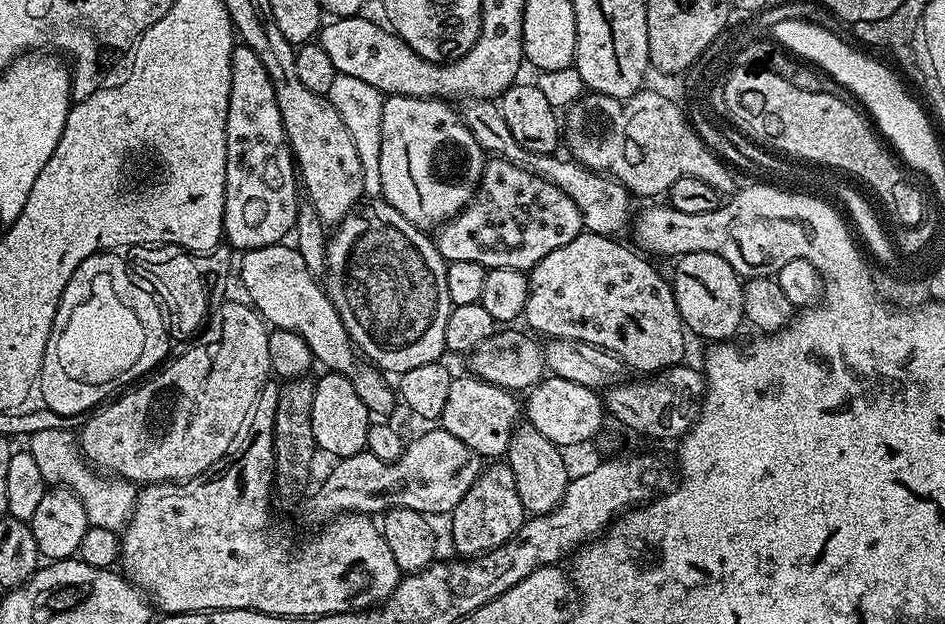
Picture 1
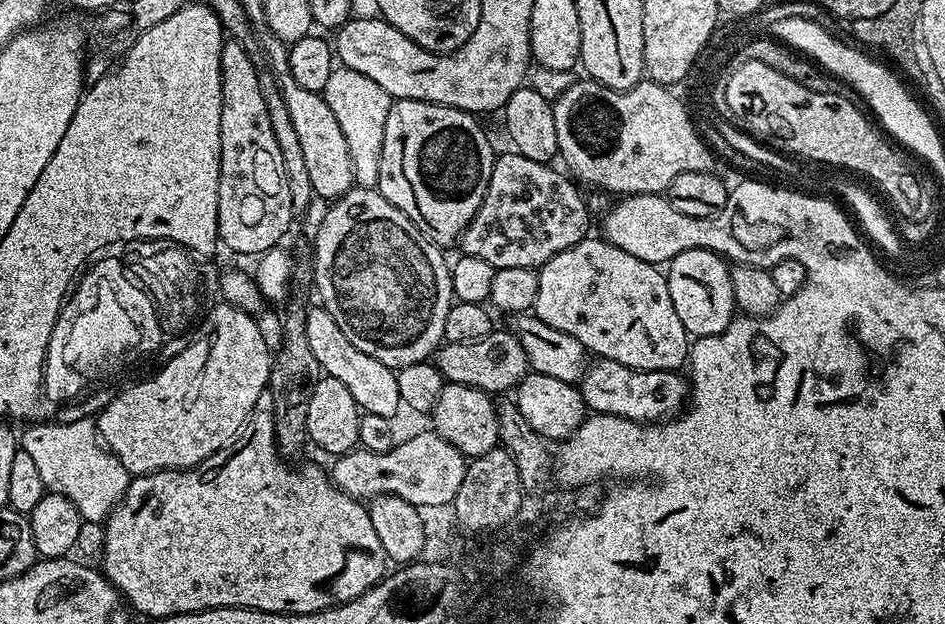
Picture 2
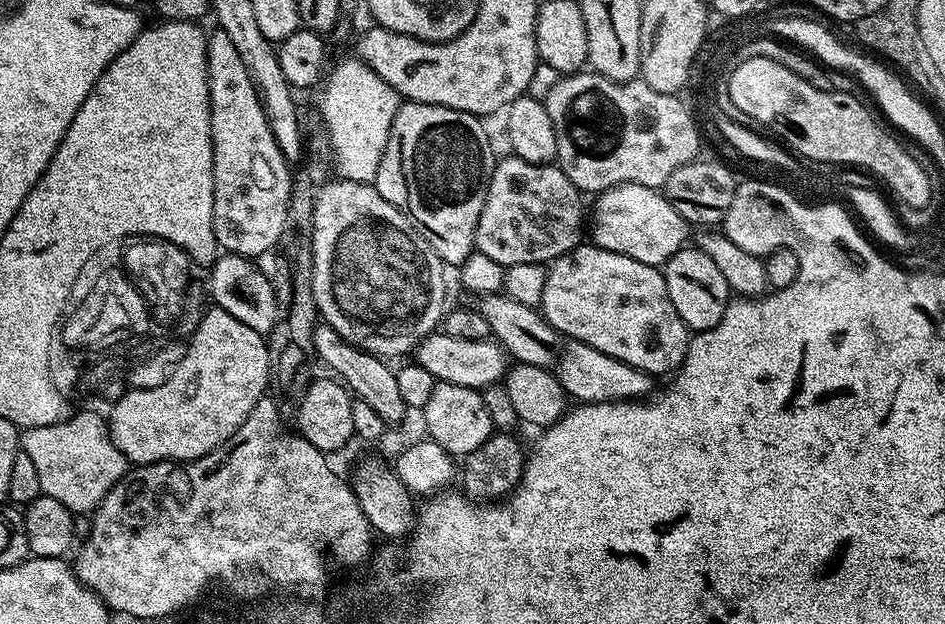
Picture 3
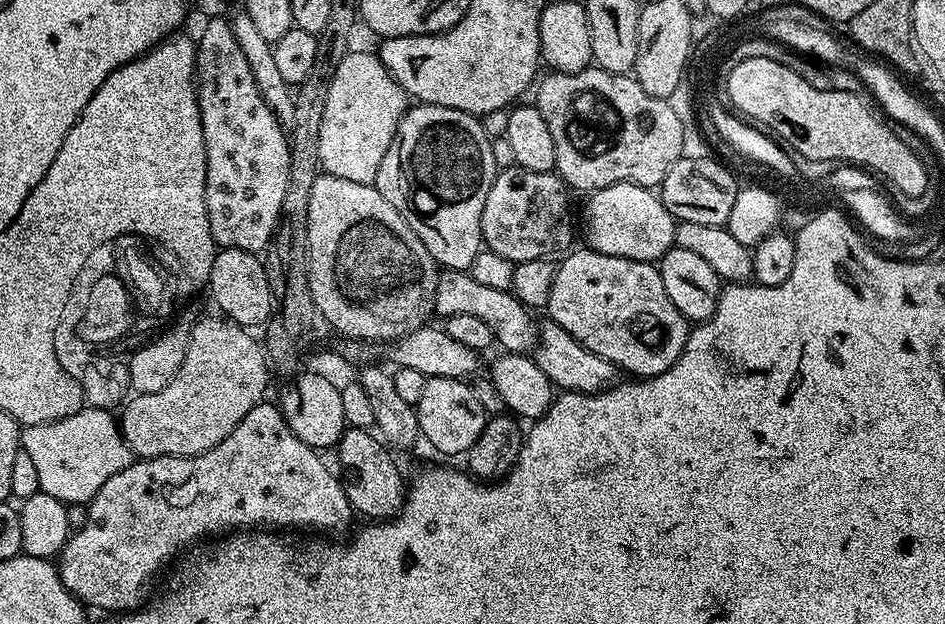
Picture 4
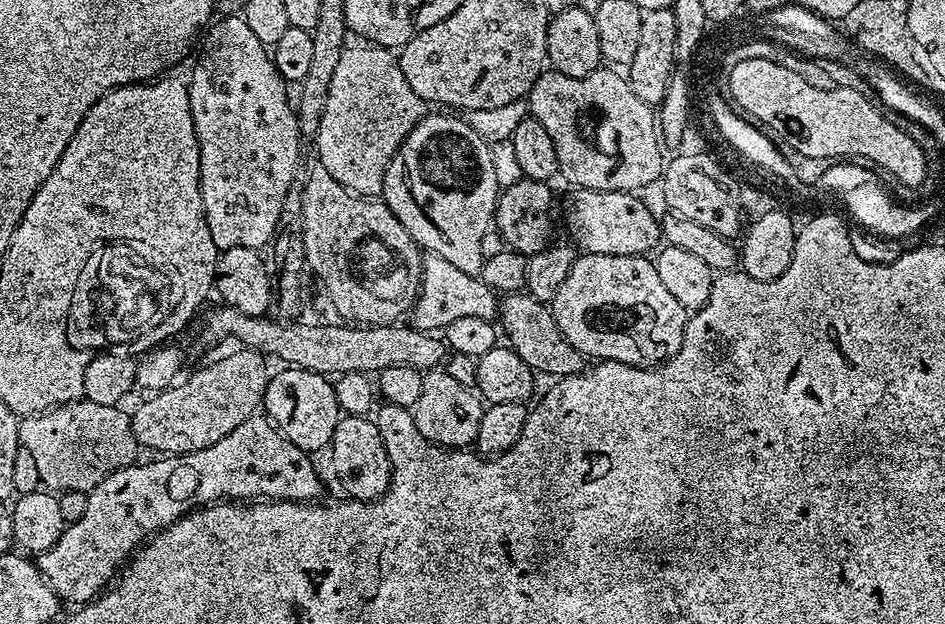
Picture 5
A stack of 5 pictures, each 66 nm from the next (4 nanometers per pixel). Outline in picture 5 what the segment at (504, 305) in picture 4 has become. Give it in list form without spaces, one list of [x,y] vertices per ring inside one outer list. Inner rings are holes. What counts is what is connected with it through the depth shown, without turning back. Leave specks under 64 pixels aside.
[[[424,252],[422,261],[422,287],[410,311],[411,327],[419,332],[435,333],[450,326],[450,322],[455,322],[458,318],[486,318],[490,321],[497,319],[498,293],[486,286],[486,282],[479,276],[465,274],[463,270],[458,270],[458,266],[446,262],[446,258],[433,252]]]

